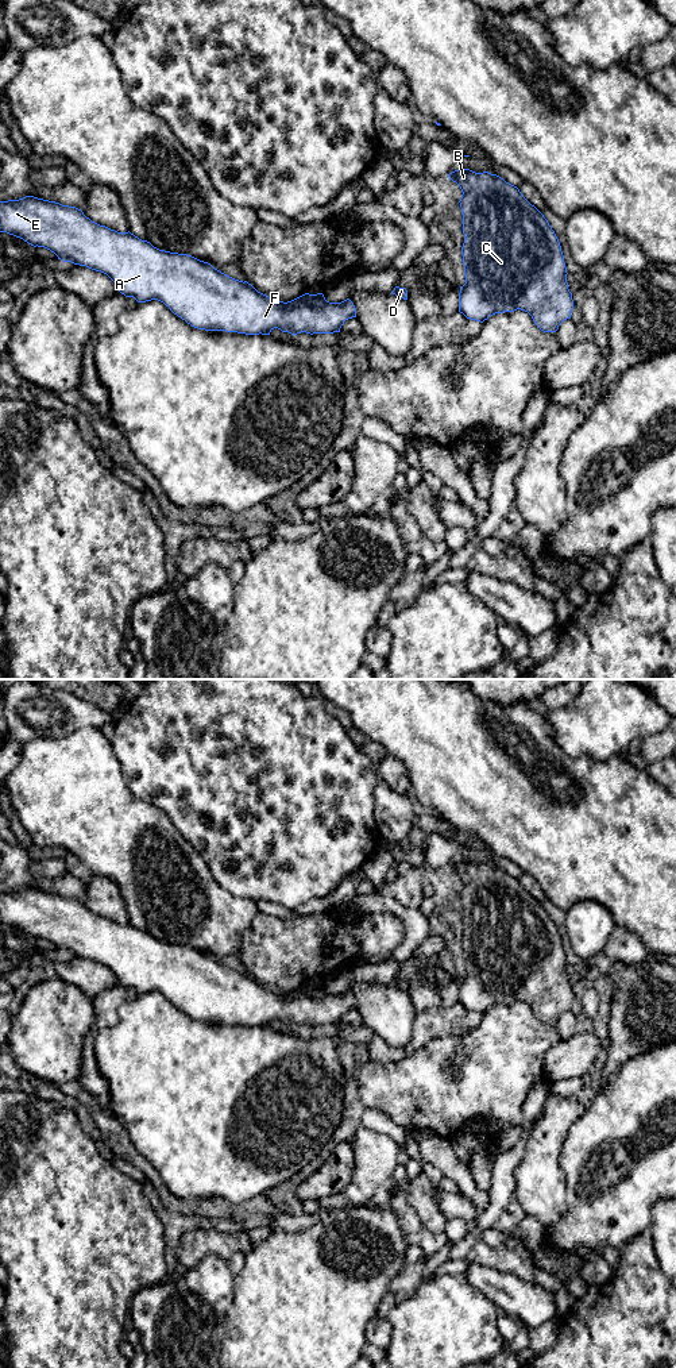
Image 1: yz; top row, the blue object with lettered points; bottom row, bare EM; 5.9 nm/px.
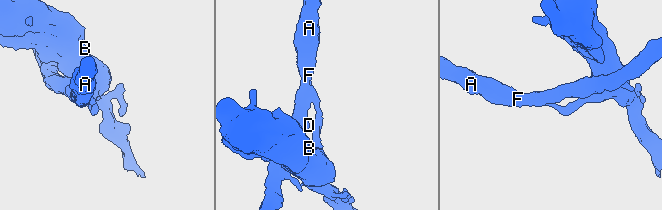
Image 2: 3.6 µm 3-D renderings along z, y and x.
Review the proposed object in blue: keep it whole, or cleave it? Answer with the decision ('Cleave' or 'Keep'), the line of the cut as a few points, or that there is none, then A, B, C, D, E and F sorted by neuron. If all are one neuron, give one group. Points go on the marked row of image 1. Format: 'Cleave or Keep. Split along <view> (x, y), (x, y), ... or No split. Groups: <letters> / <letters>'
Cleave. Split along yz (325, 300), (321, 305), (312, 305), (309, 303). Groups: A D E F / B C

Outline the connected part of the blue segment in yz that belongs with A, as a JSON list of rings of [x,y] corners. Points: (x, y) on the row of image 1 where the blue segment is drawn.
[[[34,196],[0,201],[0,232],[20,238],[34,247],[45,247],[63,262],[101,271],[125,297],[134,297],[138,302],[158,300],[198,330],[246,335],[270,335],[274,328],[293,336],[301,332],[333,334],[340,332],[345,320],[356,317],[356,308],[349,298],[341,302],[325,301],[322,307],[313,307],[310,300],[314,294],[309,293],[287,302],[274,300],[247,281],[235,280],[208,262],[159,250],[130,231],[121,234],[92,221],[76,207]]]

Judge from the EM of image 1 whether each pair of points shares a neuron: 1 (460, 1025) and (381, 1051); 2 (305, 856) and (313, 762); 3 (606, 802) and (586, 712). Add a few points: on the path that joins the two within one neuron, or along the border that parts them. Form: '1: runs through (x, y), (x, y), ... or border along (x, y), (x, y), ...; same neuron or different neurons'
1: runs through (440, 1025), (424, 1033), (406, 1051), (401, 1052); same neuron
2: runs through (305, 833), (305, 785); same neuron
3: border along (566, 752), (594, 759), (620, 754); different neurons

